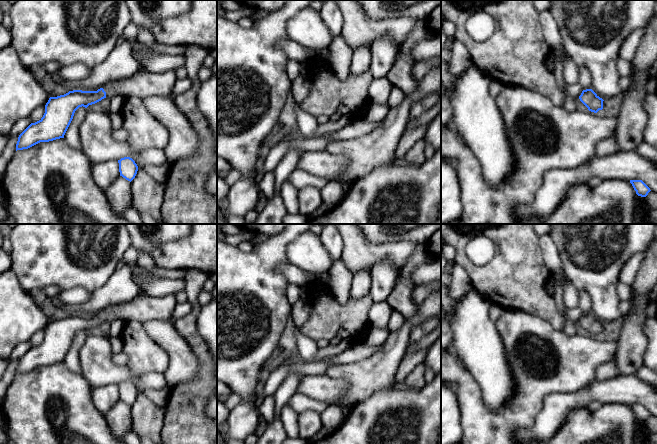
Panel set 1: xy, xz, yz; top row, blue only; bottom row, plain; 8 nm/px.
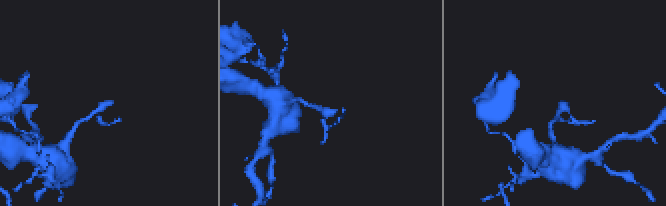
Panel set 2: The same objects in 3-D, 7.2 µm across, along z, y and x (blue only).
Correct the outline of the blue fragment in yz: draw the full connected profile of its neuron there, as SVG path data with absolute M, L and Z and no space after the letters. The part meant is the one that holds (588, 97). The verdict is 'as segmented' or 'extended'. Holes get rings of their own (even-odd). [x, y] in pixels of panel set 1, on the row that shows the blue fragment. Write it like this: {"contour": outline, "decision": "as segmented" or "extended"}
{"contour": "M592 89L583 90L579 96L580 101L589 111L597 113L603 109L603 99L600 98Z", "decision": "as segmented"}

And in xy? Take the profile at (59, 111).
{"contour": "M140 68L127 78L112 80L97 91L73 90L64 95L50 97L45 105L43 117L31 123L18 137L16 151L28 149L40 142L64 138L64 135L79 107L87 108L104 98L113 96L172 97L177 80L175 71L150 72Z", "decision": "extended"}

